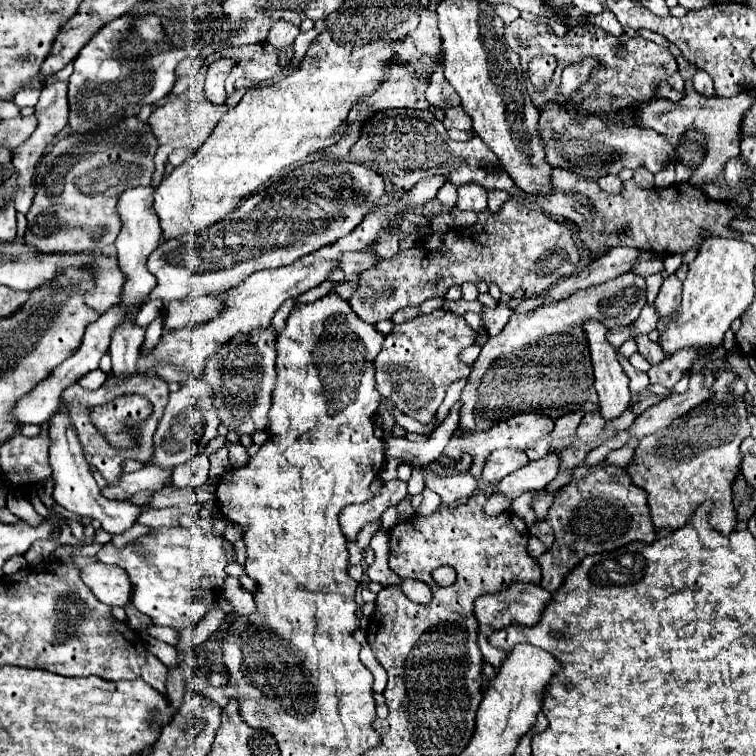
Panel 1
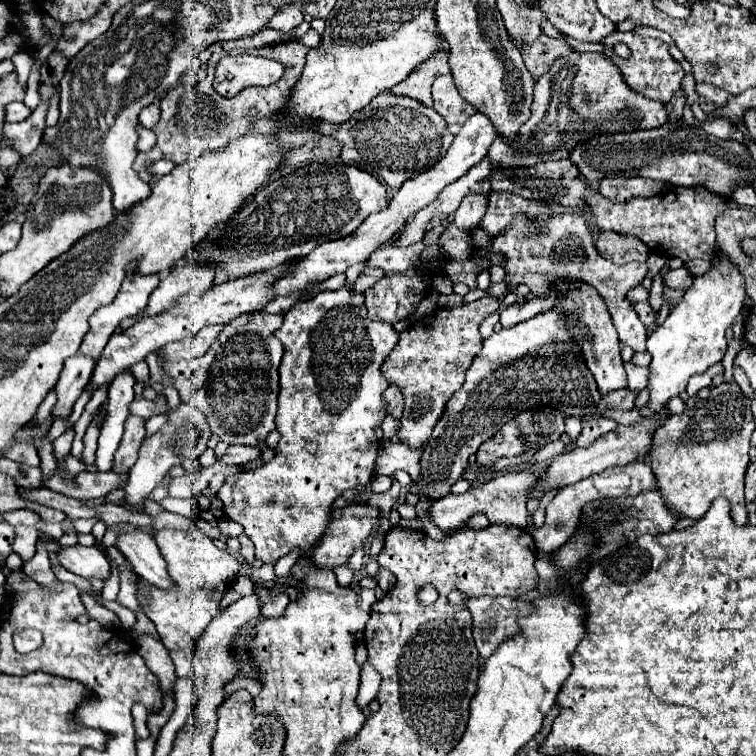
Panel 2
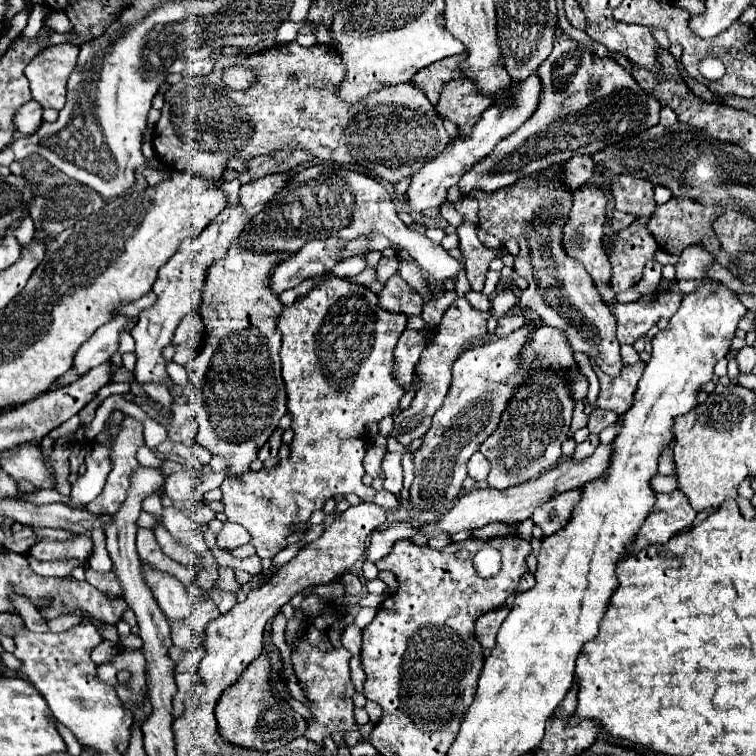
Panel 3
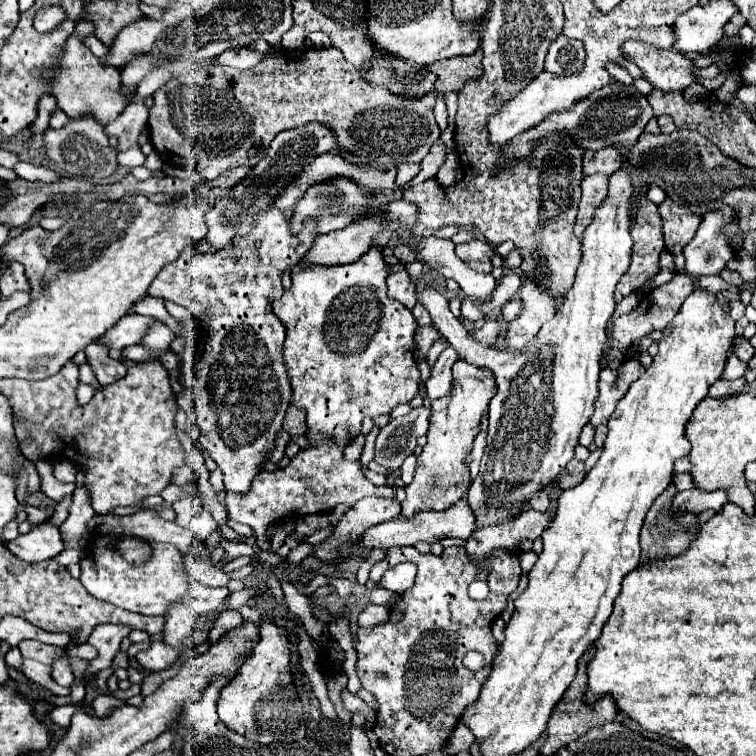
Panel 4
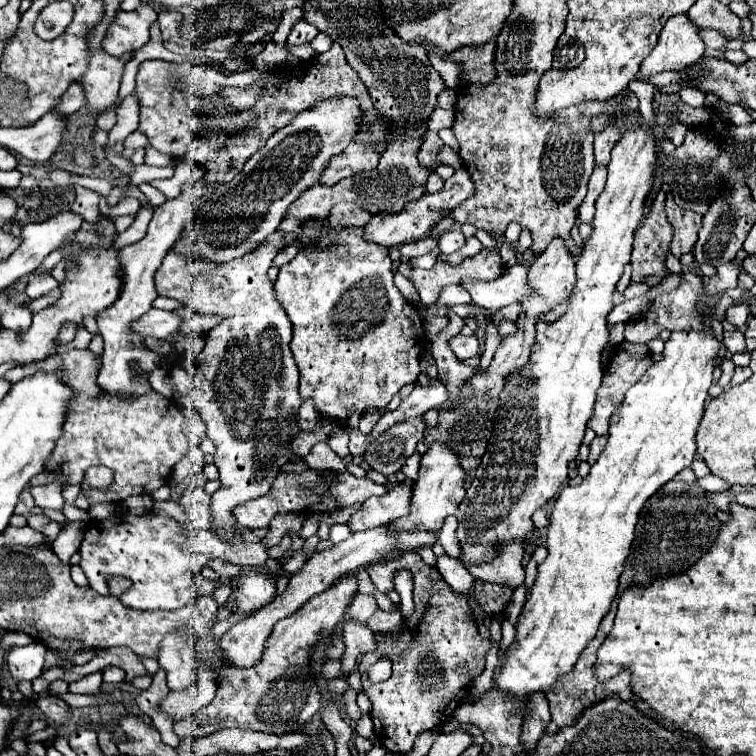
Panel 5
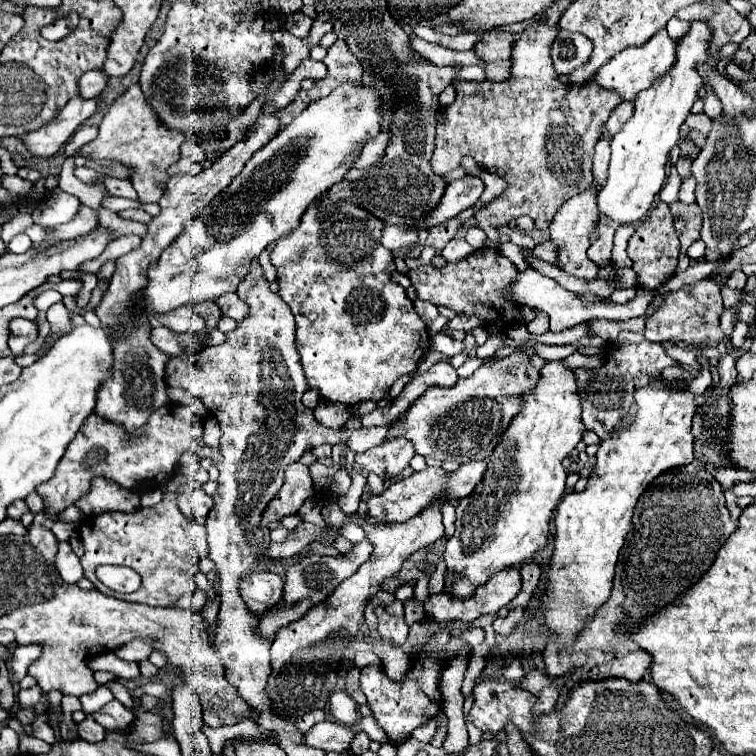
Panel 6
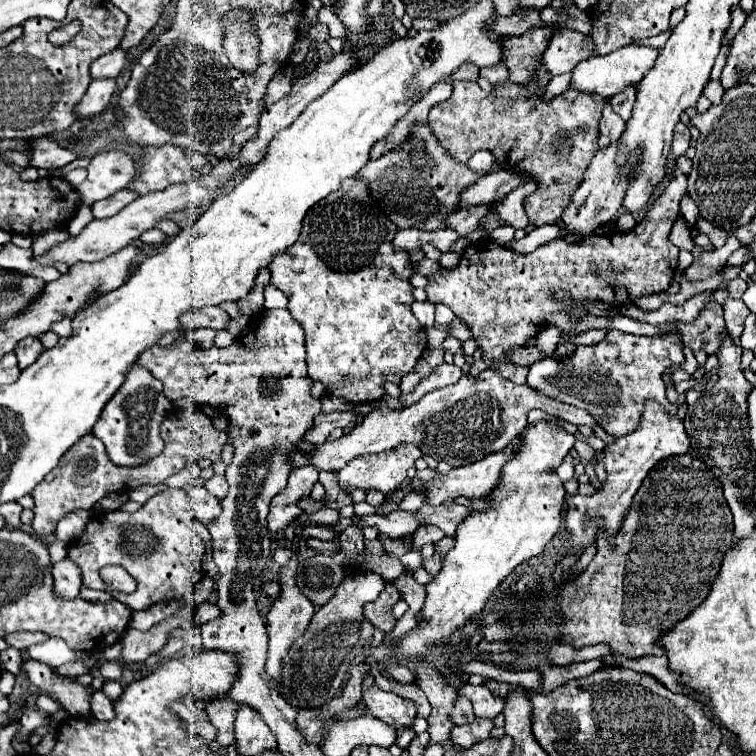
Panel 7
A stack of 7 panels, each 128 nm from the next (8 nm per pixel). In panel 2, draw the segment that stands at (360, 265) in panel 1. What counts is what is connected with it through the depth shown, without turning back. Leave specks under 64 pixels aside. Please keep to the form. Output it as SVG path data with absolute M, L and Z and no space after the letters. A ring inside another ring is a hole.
M424 240L406 248L384 246L372 252L372 256L364 260L364 264L372 268L382 268L384 272L406 272L408 268L416 268L420 264L422 250L424 250Z

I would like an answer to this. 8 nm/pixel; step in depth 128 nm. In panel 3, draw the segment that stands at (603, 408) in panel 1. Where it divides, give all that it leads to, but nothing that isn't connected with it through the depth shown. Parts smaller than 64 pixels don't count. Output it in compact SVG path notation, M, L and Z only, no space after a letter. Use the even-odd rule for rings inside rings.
M554 164L522 178L512 188L502 188L492 194L472 192L470 196L480 204L482 230L501 242L516 238L520 244L514 270L528 280L528 288L522 290L520 296L522 310L534 312L544 324L560 328L574 352L586 354L604 374L618 376L622 370L622 358L616 340L616 318L602 302L584 266L568 258L562 248L562 228L572 208L572 194L562 186L560 170L562 164Z

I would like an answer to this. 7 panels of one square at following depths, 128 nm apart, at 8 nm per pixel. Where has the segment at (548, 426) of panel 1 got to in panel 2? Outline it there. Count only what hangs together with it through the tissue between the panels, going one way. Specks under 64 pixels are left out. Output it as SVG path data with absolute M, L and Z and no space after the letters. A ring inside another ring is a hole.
M508 422L502 426L500 432L494 434L494 438L488 438L476 452L476 460L480 468L492 466L502 456L520 456L528 452L524 434L518 430L516 422Z

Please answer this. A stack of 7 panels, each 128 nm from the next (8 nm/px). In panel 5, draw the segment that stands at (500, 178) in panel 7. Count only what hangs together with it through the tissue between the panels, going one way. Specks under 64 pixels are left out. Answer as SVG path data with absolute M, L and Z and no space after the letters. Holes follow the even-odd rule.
M458 168L456 174L446 180L442 192L438 192L438 194L424 194L422 198L408 202L406 208L402 208L402 212L398 212L398 214L380 212L380 214L372 216L372 220L362 228L364 230L364 238L368 242L382 244L382 246L388 246L388 248L390 246L402 246L406 242L416 242L428 230L432 230L432 222L436 224L446 212L450 212L454 206L458 206L462 200L470 198L472 194L474 194L474 184L470 180L470 174L464 168Z

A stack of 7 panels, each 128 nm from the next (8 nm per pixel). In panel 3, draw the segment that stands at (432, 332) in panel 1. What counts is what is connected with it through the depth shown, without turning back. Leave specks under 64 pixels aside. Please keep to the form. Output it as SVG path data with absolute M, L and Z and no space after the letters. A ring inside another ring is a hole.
M471 290L467 293L466 298L462 298L462 296L456 298L452 302L452 306L444 312L442 322L434 328L432 340L428 340L426 348L420 352L420 360L416 364L416 374L420 376L416 396L414 396L410 408L406 408L398 416L394 416L392 436L400 444L408 446L414 438L422 438L424 432L428 432L434 412L440 408L440 404L444 402L444 396L448 394L448 388L452 382L452 364L458 360L458 356L464 352L464 348L470 344L472 338L476 338L476 336L484 338L486 336L486 320L492 316L490 312L487 312L490 309L491 303L488 297ZM468 302L475 308L472 308Z

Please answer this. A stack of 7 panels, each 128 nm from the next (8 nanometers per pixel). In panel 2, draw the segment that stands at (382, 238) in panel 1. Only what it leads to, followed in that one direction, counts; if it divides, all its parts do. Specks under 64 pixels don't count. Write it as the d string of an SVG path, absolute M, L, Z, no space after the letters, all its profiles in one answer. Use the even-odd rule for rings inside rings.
M572 52L568 56L560 56L552 68L536 82L534 88L534 104L532 116L522 126L522 134L516 142L506 144L502 138L492 142L488 156L470 168L460 180L448 184L444 192L426 208L422 208L412 222L406 224L402 234L396 238L396 246L410 246L424 238L426 226L434 216L454 214L462 198L470 192L490 194L490 174L496 168L518 168L518 166L536 166L538 162L562 160L568 158L570 150L596 134L616 134L616 132L636 132L646 128L658 128L668 124L670 114L662 102L648 100L634 90L630 92L626 82L620 76L618 66L604 54L588 54L588 52Z

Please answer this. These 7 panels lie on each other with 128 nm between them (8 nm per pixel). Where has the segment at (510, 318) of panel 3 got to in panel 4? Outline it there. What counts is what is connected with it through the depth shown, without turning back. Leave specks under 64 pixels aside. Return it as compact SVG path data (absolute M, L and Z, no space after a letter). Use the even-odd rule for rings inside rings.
M488 320L482 328L470 332L470 336L472 336L474 340L478 340L480 344L484 344L484 346L490 348L490 346L496 344L496 340L498 340L498 336L500 336L500 326L498 326L496 320ZM448 346L440 354L440 358L438 358L434 370L432 370L432 376L426 382L428 400L442 398L442 396L446 396L450 392L450 386L452 386L452 364L456 360L458 360L458 352L452 346Z

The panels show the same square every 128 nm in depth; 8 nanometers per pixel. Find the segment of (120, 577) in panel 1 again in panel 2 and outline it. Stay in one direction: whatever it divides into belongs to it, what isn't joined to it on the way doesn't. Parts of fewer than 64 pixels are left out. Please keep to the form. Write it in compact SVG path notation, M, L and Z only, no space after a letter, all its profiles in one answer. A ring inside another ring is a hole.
M74 544L74 546L62 548L58 552L58 558L60 558L64 568L68 568L70 572L74 572L86 580L90 580L90 578L108 580L110 578L110 562L94 546L86 548L86 546Z

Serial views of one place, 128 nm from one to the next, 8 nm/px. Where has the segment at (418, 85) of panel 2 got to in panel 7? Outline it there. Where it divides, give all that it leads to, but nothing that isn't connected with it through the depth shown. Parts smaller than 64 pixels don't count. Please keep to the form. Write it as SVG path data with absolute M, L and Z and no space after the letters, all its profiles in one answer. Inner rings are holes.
M532 26L522 36L502 36L502 38L496 36L496 40L504 40L504 64L508 66L510 82L526 82L532 76L532 68L536 68L538 56L544 54L550 38L552 38L552 30L546 26Z

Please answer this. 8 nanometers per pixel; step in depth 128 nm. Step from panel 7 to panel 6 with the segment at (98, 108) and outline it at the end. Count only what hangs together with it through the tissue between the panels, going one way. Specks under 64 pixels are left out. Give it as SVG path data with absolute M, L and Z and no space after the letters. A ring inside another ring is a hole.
M72 98L60 110L60 114L56 114L54 120L44 124L44 128L40 128L36 132L20 134L16 138L26 146L26 150L32 156L50 158L66 144L66 140L78 130L78 126L94 114L94 110L96 110L96 100L94 98L92 100Z

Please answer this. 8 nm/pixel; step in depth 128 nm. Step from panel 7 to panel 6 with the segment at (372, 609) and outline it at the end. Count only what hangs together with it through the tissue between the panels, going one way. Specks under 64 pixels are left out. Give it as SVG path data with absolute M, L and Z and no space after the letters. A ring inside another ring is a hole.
M378 606L376 608L376 616L378 616L378 628L380 628L380 638L394 644L394 646L400 646L406 642L408 638L408 626L404 622L404 618L390 618L390 614L386 614L384 606Z

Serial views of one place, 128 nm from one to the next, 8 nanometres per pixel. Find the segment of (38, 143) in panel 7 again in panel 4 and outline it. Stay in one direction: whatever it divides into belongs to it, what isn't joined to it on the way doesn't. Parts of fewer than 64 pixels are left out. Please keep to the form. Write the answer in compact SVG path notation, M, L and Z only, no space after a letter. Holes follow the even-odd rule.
M280 48L250 70L218 64L170 80L154 92L148 128L150 142L162 160L170 160L174 154L174 162L188 162L208 180L236 166L254 166L266 156L278 132L310 122L332 128L338 140L336 152L348 162L388 170L400 164L420 164L440 138L432 114L434 102L432 92L420 98L402 98L382 86L370 86L336 48L296 52Z

